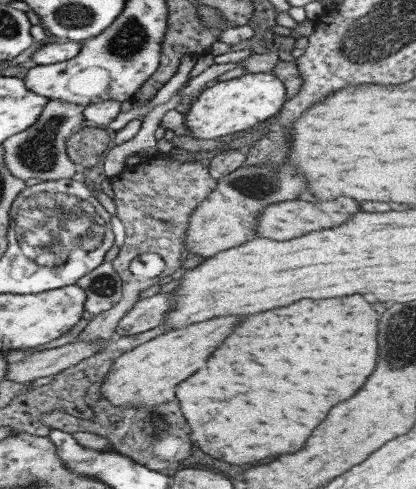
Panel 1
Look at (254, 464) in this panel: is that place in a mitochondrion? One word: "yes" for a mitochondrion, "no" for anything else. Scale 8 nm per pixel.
no

